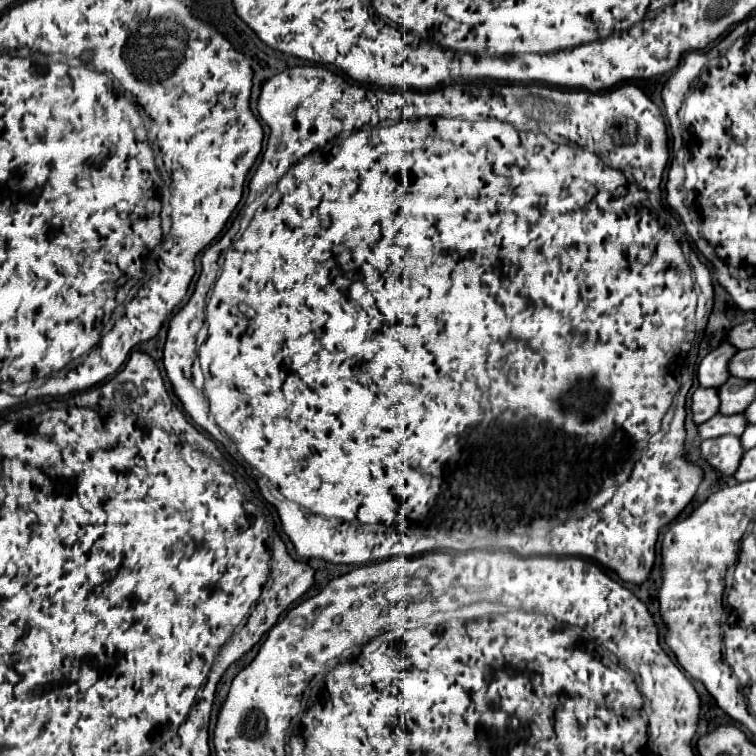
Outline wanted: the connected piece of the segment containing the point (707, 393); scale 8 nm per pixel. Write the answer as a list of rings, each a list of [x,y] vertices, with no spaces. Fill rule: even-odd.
[[[695,389],[691,397],[691,411],[693,411],[693,423],[701,425],[703,421],[711,419],[719,411],[719,397],[715,395],[717,389]]]

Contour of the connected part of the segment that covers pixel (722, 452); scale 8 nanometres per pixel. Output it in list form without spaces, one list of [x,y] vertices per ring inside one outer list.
[[[715,437],[701,443],[701,457],[721,475],[733,475],[741,463],[743,447],[739,437]]]

